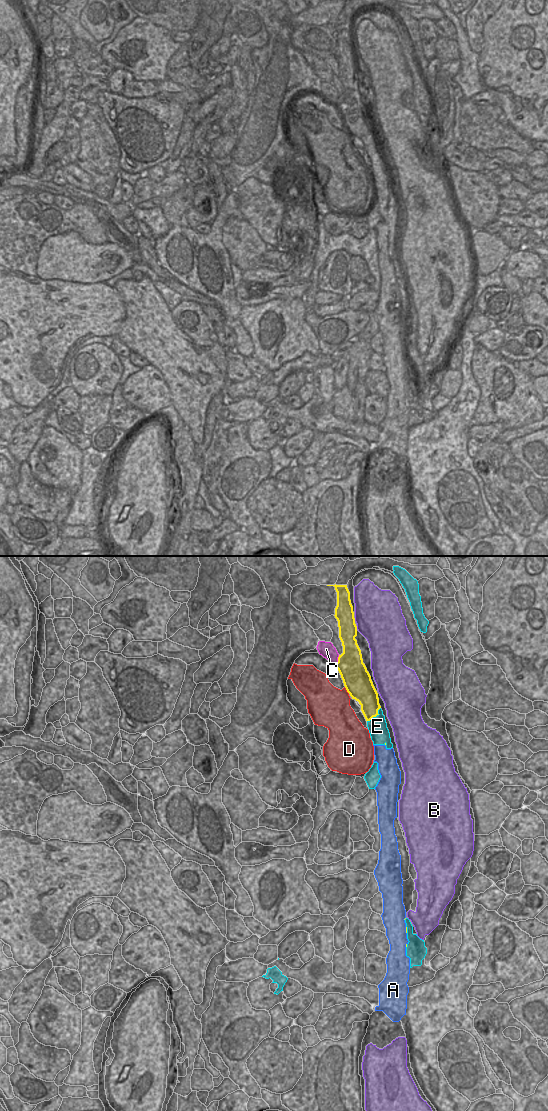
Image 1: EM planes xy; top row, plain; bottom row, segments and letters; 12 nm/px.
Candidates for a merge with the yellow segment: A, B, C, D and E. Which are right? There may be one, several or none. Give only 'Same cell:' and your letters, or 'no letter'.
Same cell: A

